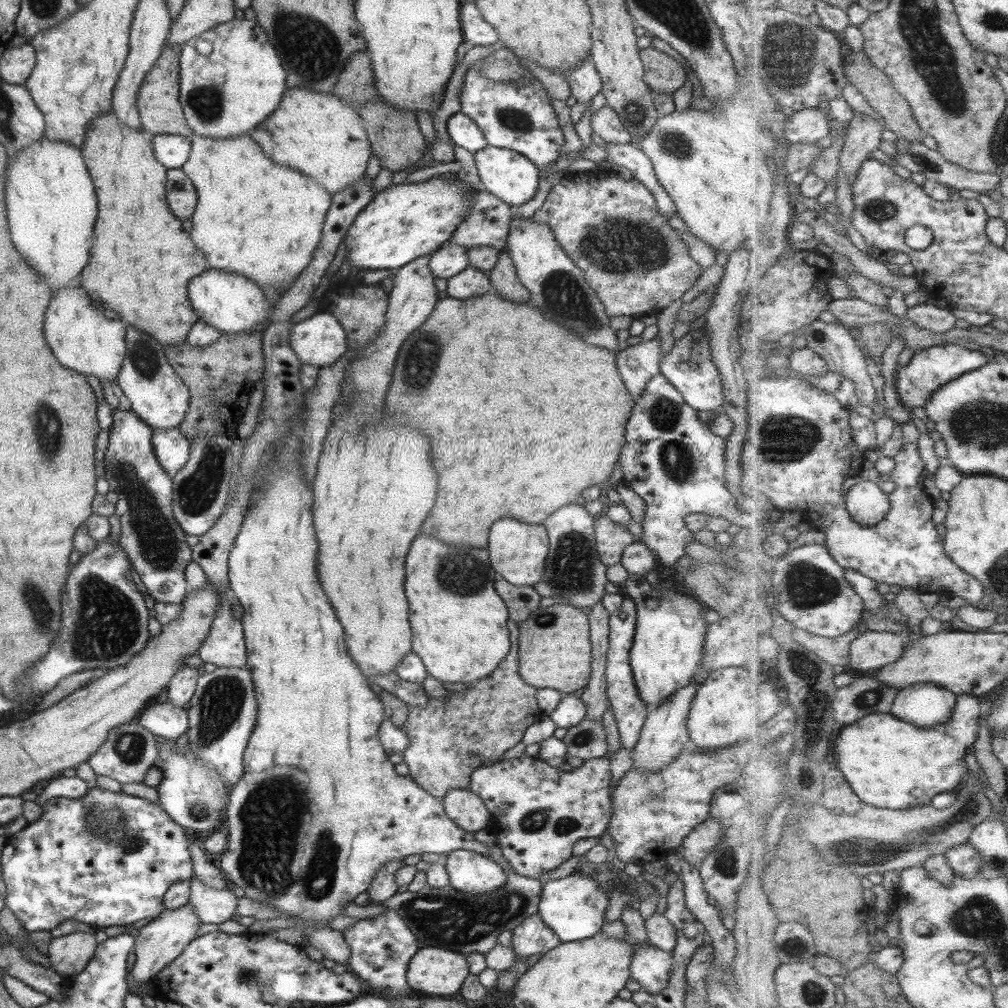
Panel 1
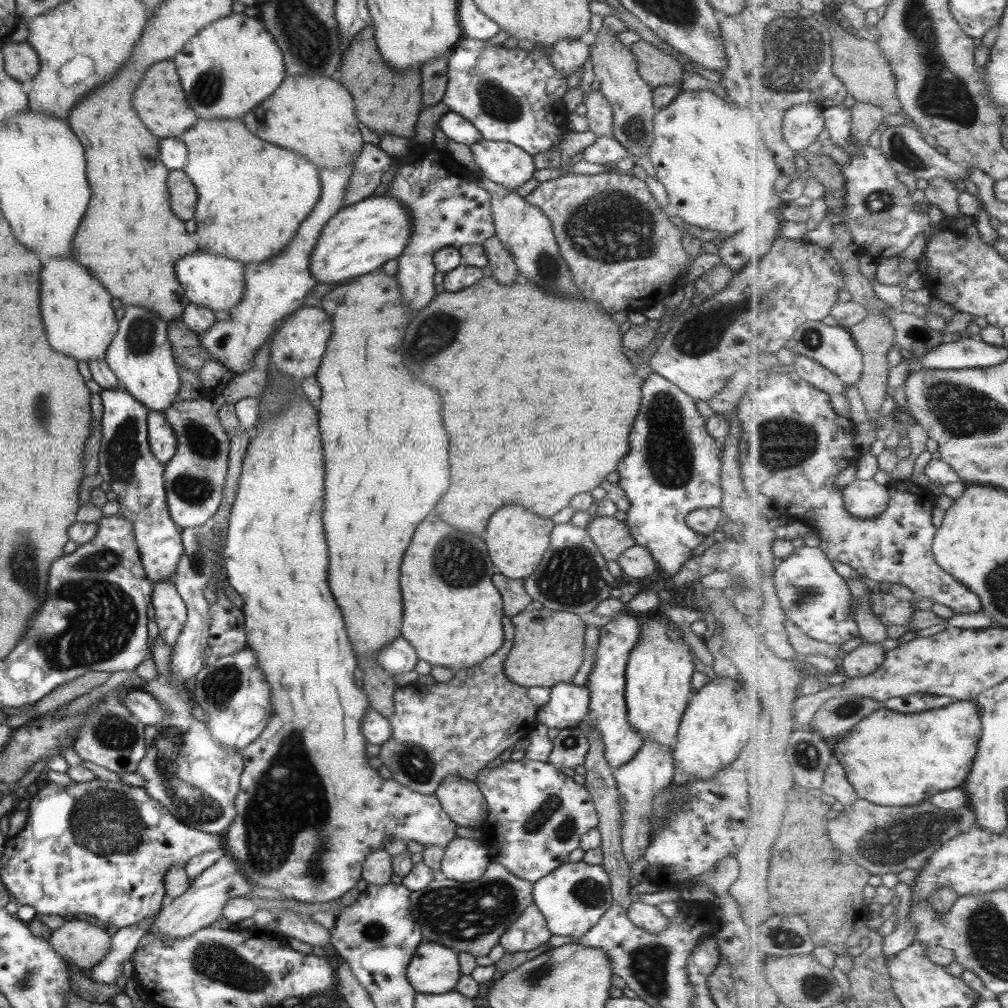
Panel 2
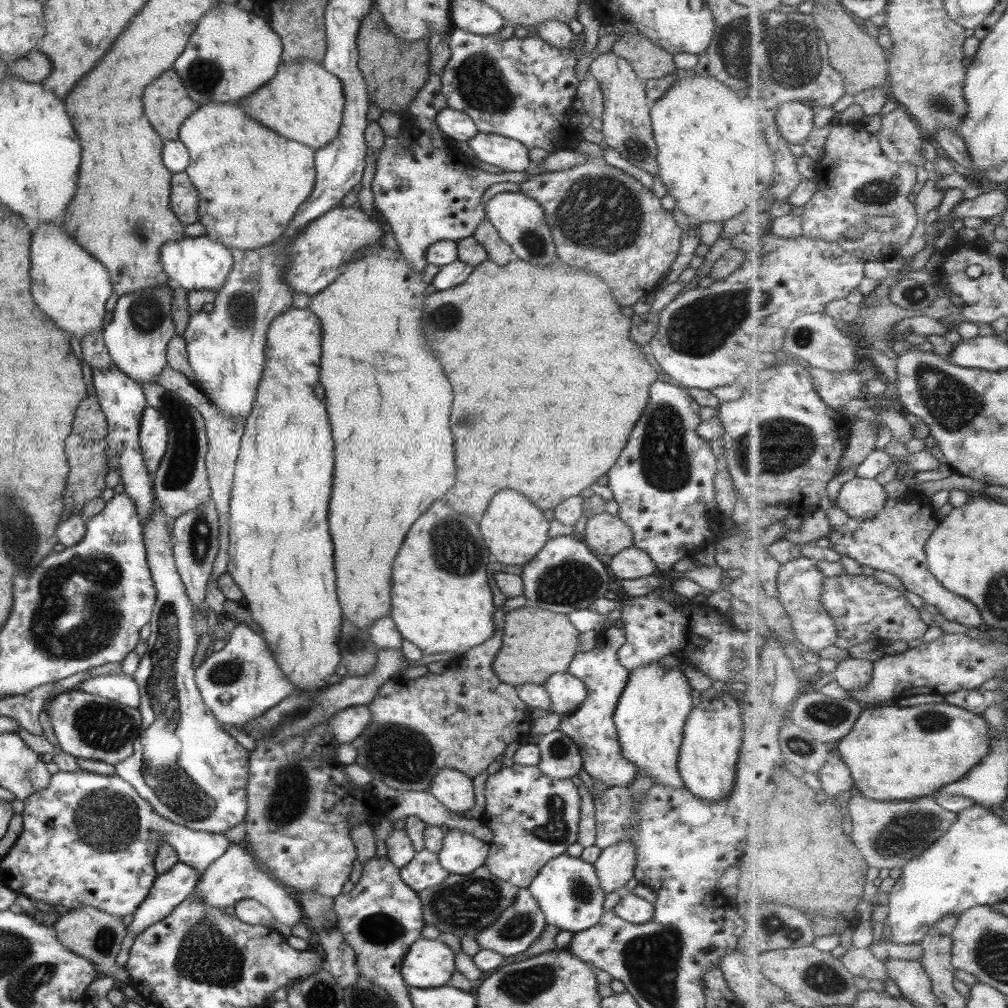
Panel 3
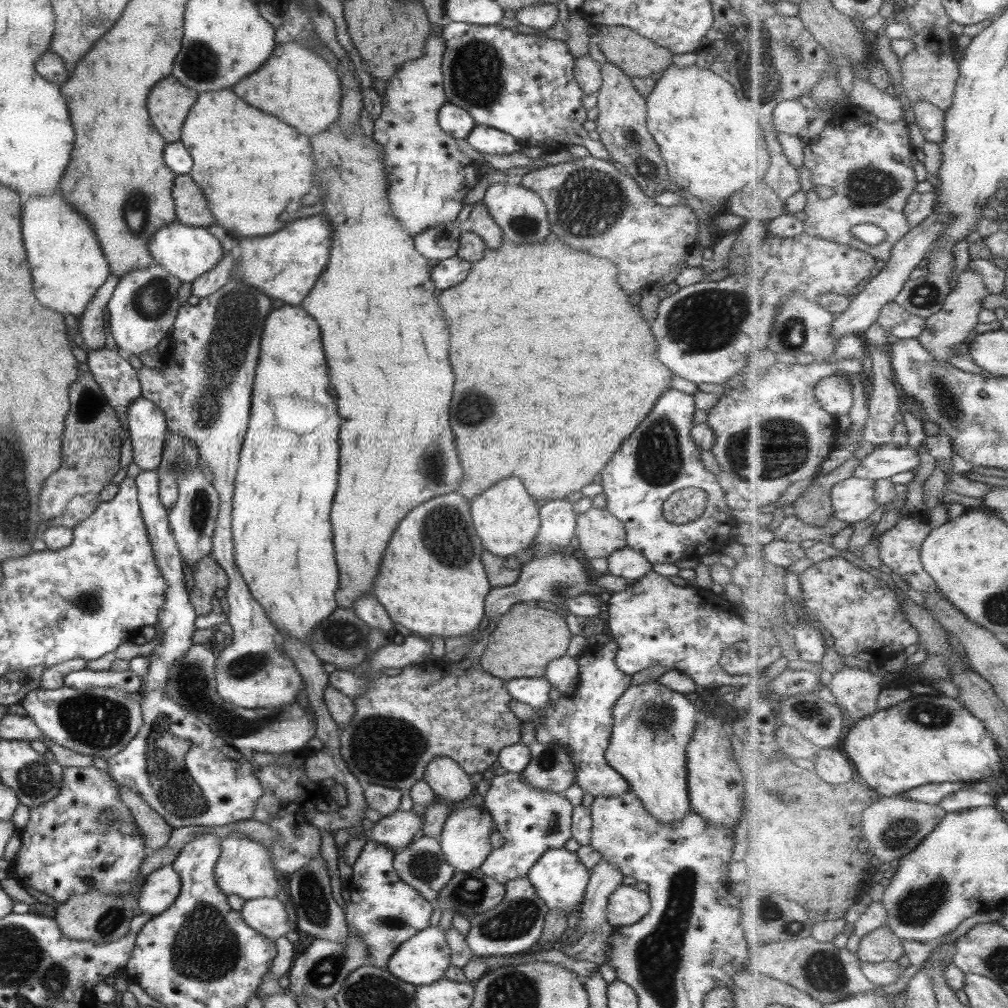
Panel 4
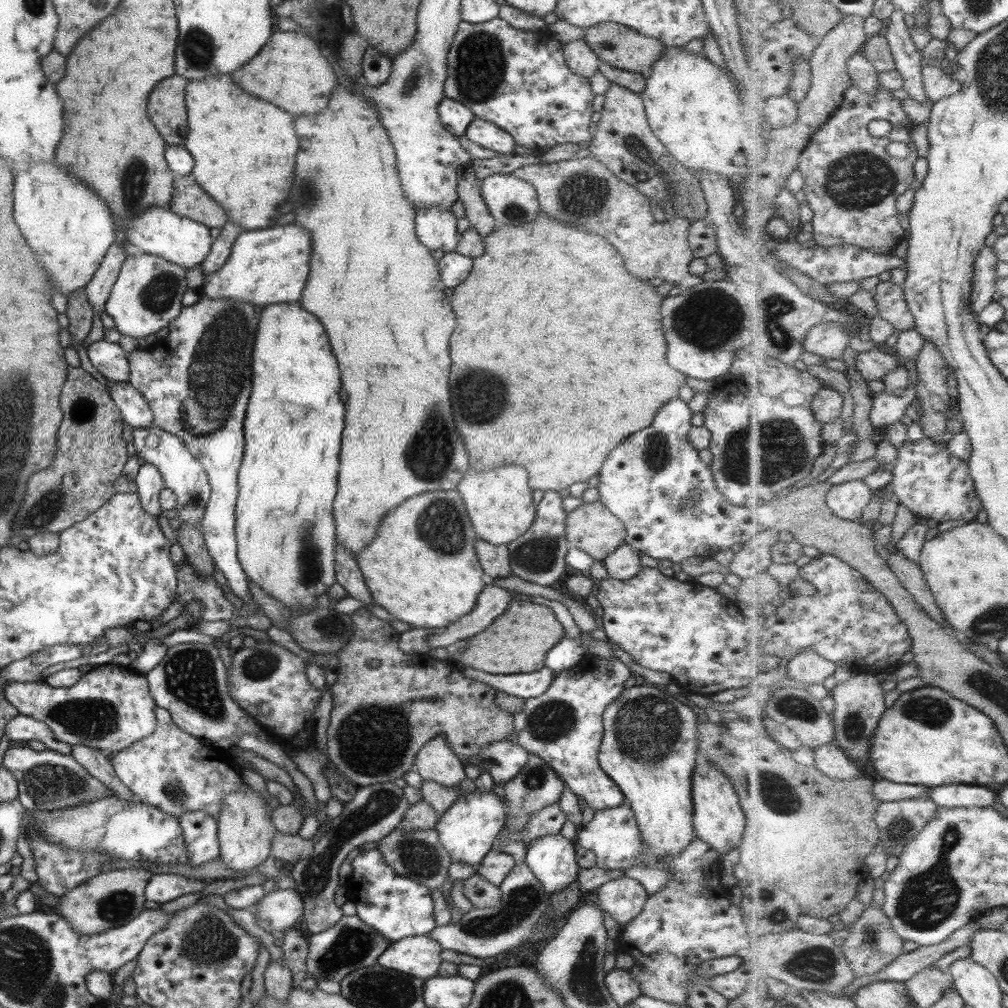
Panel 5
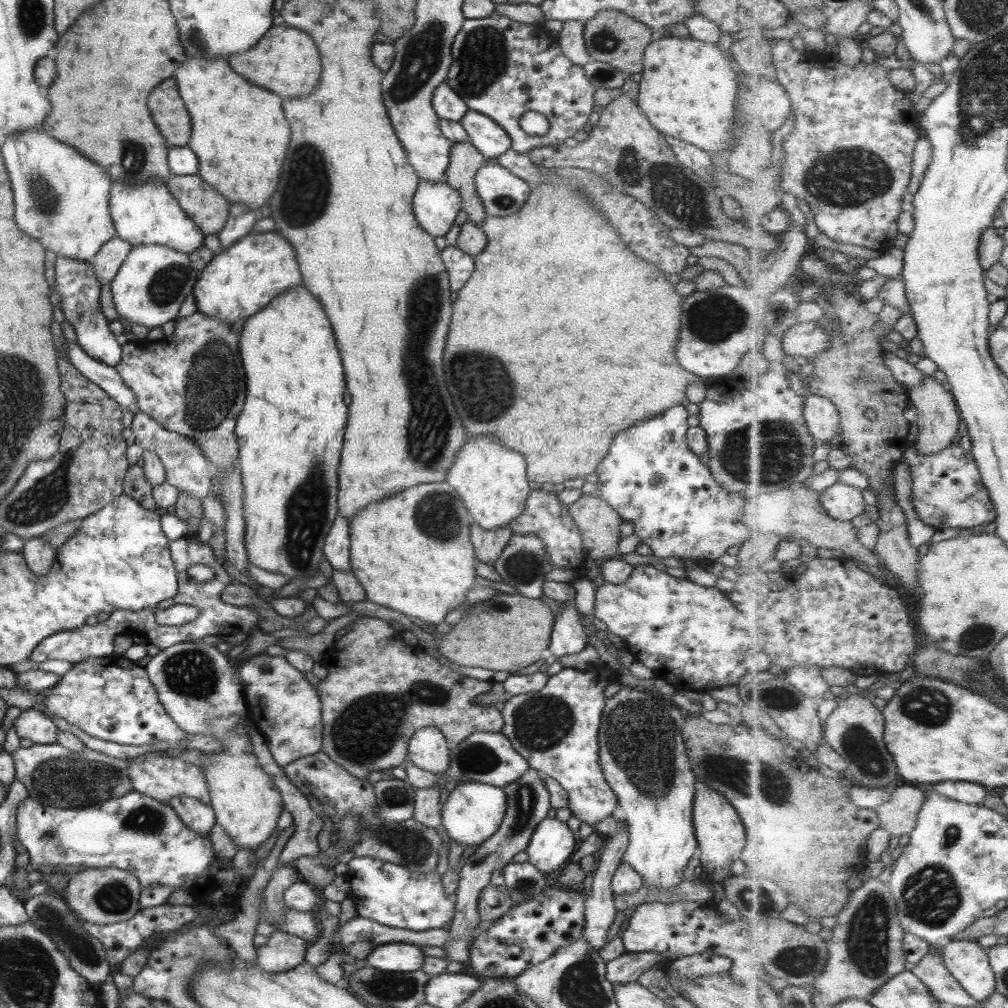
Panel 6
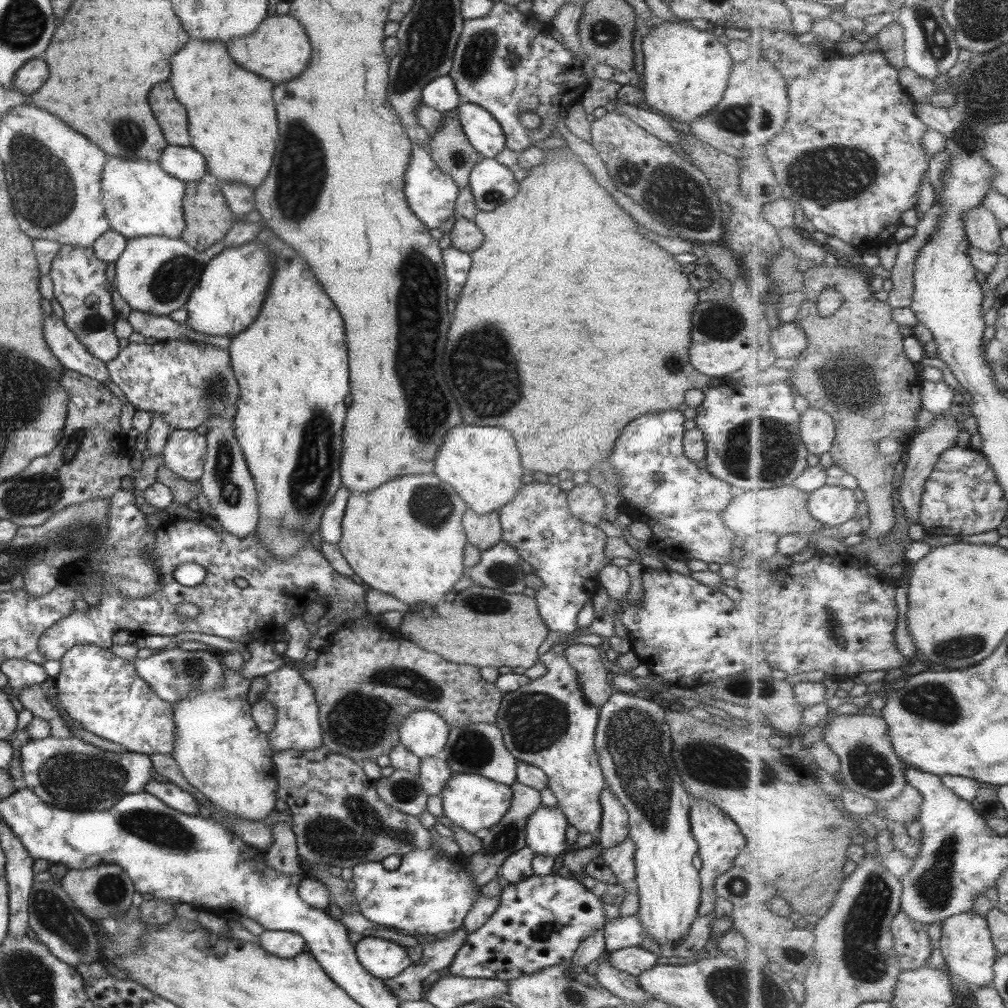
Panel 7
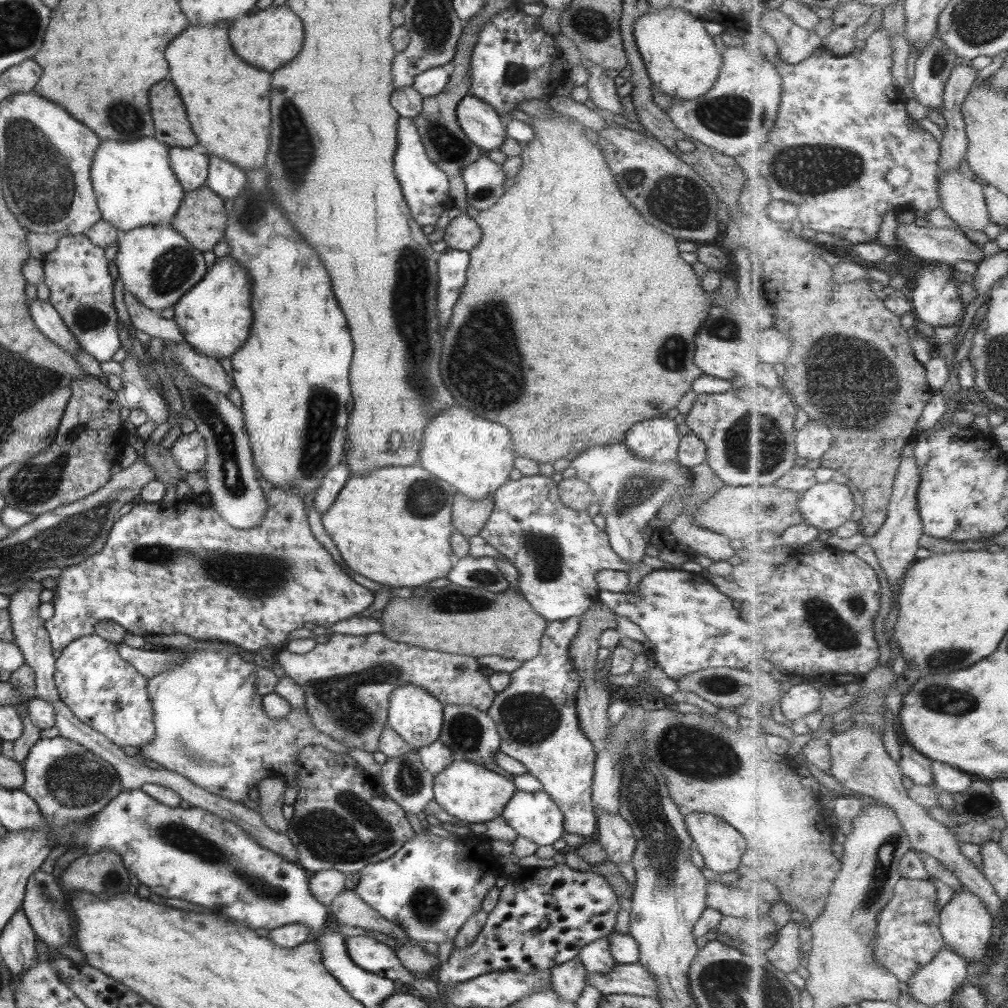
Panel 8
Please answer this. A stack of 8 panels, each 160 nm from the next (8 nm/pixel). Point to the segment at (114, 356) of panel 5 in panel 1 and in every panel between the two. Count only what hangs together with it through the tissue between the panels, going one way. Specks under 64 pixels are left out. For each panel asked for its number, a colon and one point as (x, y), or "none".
1: (154, 543)
2: (125, 463)
3: (121, 399)
4: (118, 381)

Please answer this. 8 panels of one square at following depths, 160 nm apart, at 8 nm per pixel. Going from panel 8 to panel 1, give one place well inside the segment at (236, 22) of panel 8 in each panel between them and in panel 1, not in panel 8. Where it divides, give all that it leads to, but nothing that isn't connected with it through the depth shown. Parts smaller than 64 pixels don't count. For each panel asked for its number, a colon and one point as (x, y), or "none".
1: (321, 136)
2: (313, 115)
3: (303, 101)
4: (293, 83)
5: (288, 70)
6: (284, 59)
7: (277, 49)

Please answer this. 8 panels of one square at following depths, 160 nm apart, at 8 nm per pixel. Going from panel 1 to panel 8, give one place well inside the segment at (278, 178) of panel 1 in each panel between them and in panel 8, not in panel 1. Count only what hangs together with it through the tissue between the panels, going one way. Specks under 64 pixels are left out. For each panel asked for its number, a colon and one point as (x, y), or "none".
2: (251, 196)
3: (250, 182)
4: (251, 167)
5: (243, 148)
6: (238, 134)
7: (230, 119)
8: (226, 102)

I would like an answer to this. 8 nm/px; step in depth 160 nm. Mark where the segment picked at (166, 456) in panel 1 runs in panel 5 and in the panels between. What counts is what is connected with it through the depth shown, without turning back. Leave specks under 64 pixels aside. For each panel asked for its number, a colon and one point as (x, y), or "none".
2: (160, 437)
3: (152, 433)
4: (145, 423)
5: (134, 411)

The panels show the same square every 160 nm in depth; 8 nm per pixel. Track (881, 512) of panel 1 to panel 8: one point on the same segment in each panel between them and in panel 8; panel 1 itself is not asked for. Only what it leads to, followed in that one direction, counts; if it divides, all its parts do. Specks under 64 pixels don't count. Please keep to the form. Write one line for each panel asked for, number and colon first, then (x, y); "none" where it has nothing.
2: (866, 499)
3: (862, 498)
4: (853, 500)
5: (849, 500)
6: (843, 502)
7: (833, 505)
8: (827, 506)

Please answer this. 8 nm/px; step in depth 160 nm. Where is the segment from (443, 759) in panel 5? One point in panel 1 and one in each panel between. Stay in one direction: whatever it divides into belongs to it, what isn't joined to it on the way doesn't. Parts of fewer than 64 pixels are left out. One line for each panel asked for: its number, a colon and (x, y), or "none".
1: (462, 806)
2: (461, 800)
3: (452, 789)
4: (446, 778)

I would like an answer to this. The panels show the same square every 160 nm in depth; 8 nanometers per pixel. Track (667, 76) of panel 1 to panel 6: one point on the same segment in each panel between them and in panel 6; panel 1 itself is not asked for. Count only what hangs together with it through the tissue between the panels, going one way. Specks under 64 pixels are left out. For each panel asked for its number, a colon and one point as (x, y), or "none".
2: (654, 67)
3: (647, 61)
4: (637, 57)
5: (620, 47)
6: (609, 36)

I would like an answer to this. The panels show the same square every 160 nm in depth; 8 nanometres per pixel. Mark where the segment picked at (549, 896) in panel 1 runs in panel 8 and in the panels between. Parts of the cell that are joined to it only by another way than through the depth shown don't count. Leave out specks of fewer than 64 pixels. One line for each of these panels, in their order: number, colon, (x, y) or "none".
2: (571, 898)
3: (566, 889)
4: (559, 878)
5: (551, 858)
6: (551, 843)
7: (544, 832)
8: (533, 815)

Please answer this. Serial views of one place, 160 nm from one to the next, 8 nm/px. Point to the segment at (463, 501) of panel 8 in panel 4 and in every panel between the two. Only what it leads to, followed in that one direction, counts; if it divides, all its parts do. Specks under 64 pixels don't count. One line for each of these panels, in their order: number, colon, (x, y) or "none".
4: (501, 572)
5: (494, 559)
6: (487, 544)
7: (482, 532)

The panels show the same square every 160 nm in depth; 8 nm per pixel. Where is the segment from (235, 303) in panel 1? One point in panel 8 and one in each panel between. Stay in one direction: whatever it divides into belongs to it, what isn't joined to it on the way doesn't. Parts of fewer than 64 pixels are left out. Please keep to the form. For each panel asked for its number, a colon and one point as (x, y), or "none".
2: (211, 280)
3: (197, 263)
4: (184, 251)
5: (156, 230)
6: (147, 213)
7: (139, 198)
8: (133, 184)

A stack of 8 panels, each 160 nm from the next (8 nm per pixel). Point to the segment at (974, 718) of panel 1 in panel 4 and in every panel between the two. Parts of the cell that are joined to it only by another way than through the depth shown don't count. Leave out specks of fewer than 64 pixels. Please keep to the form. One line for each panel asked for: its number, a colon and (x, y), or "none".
2: (892, 759)
3: (891, 757)
4: (888, 756)

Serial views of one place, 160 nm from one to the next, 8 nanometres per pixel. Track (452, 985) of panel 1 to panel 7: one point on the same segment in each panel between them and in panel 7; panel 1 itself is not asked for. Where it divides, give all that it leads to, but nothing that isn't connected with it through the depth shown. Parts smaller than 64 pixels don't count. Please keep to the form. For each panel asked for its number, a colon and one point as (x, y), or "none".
2: (434, 969)
3: (428, 963)
4: (423, 958)
5: (418, 956)
6: (394, 957)
7: (383, 959)

